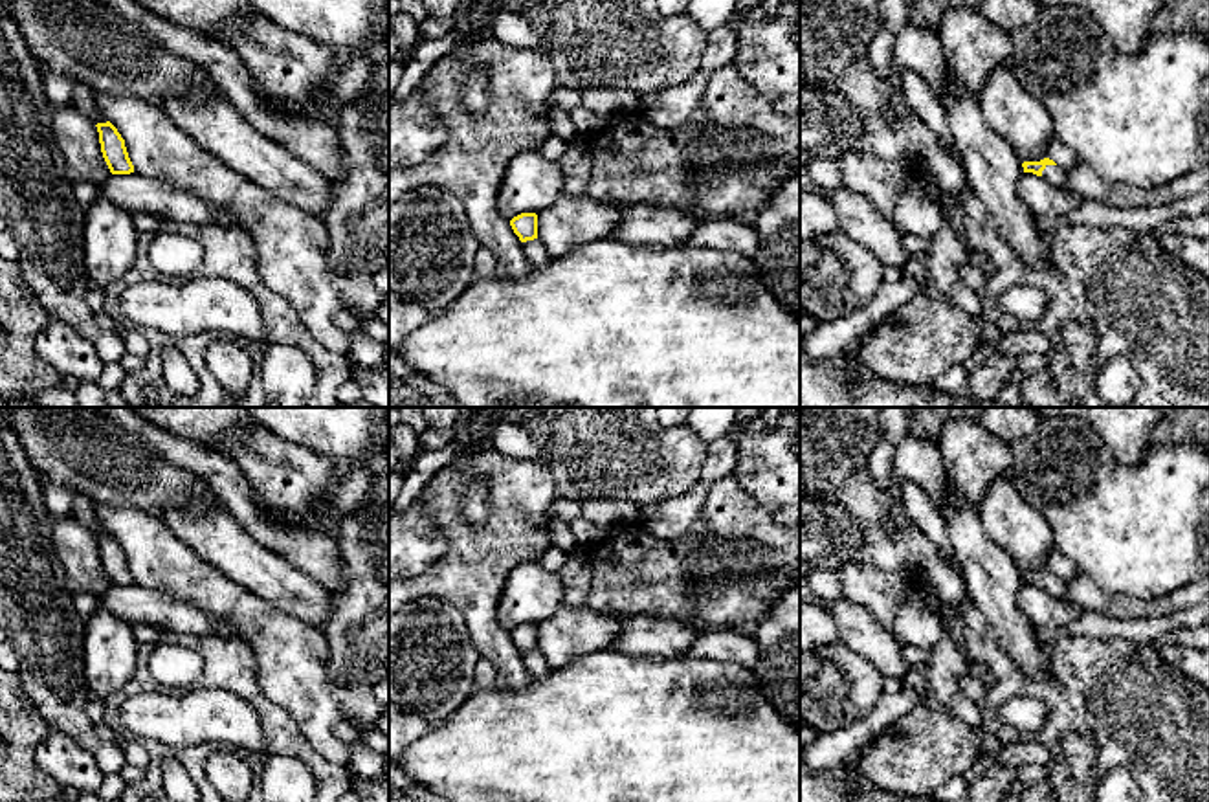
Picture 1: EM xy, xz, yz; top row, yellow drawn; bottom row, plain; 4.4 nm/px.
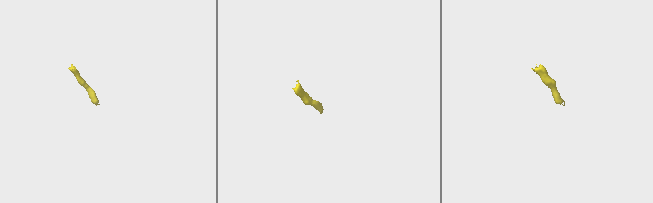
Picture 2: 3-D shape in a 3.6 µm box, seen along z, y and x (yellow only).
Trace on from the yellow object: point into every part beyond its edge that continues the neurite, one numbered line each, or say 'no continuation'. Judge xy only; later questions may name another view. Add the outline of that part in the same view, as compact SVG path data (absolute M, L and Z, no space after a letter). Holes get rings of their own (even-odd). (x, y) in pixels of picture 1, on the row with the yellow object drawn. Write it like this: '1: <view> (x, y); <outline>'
no continuation

